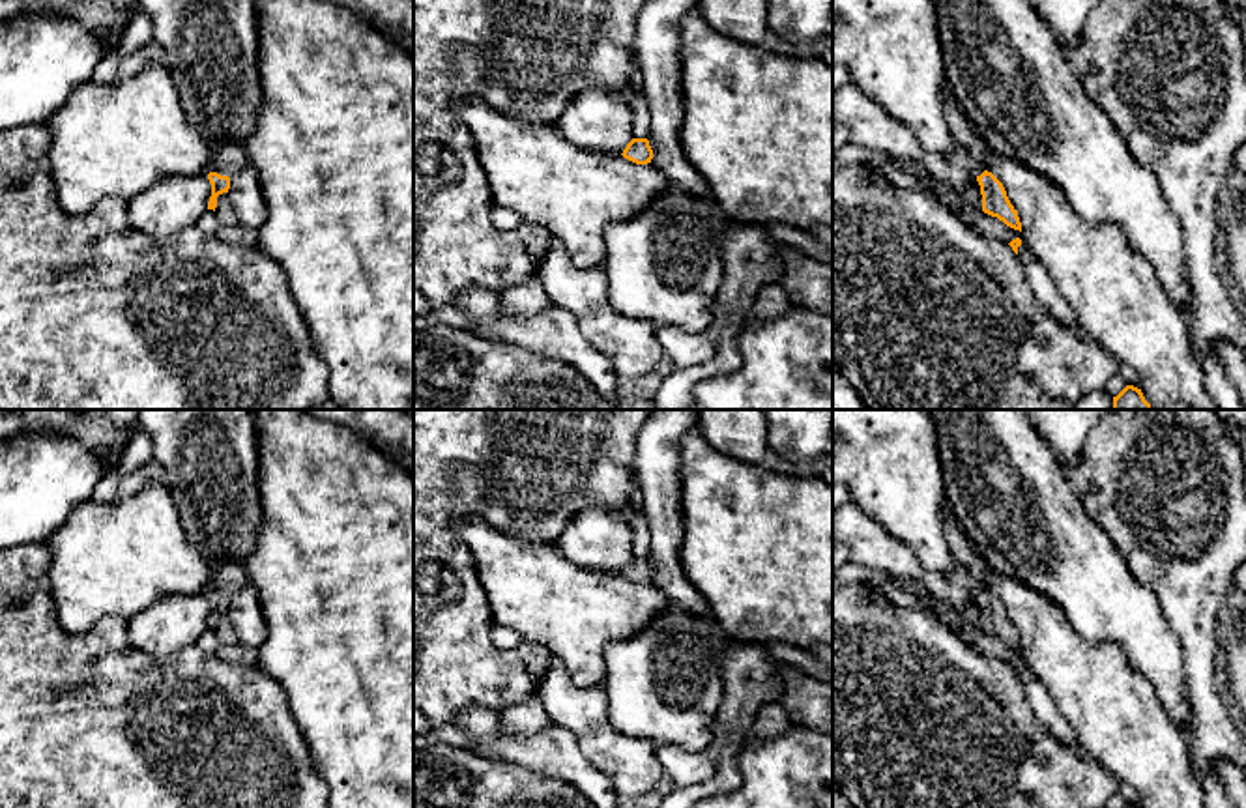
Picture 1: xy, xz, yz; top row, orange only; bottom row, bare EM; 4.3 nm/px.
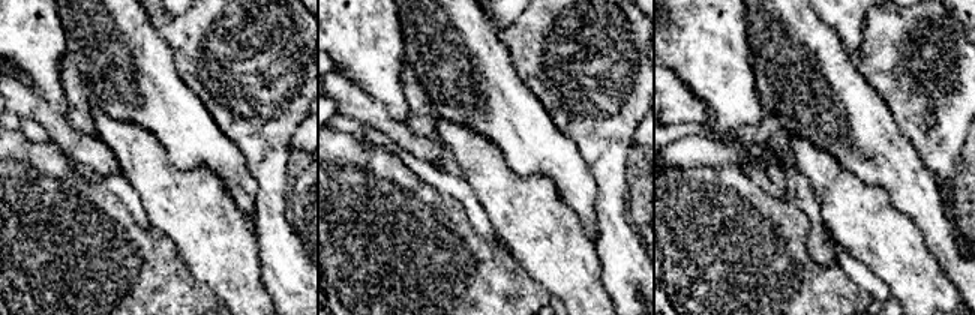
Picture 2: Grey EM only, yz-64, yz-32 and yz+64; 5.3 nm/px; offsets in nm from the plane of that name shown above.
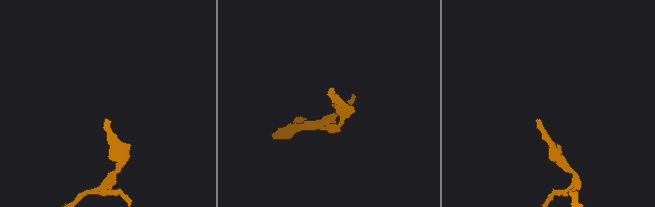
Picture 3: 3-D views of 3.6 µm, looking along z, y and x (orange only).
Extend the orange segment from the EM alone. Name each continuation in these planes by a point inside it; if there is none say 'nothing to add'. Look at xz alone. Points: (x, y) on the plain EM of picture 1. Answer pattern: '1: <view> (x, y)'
nothing to add

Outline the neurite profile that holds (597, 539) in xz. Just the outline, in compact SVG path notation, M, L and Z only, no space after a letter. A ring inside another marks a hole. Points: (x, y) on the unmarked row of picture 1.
M584 509L559 535L558 548L574 565L623 572L632 556L632 527L623 511Z

